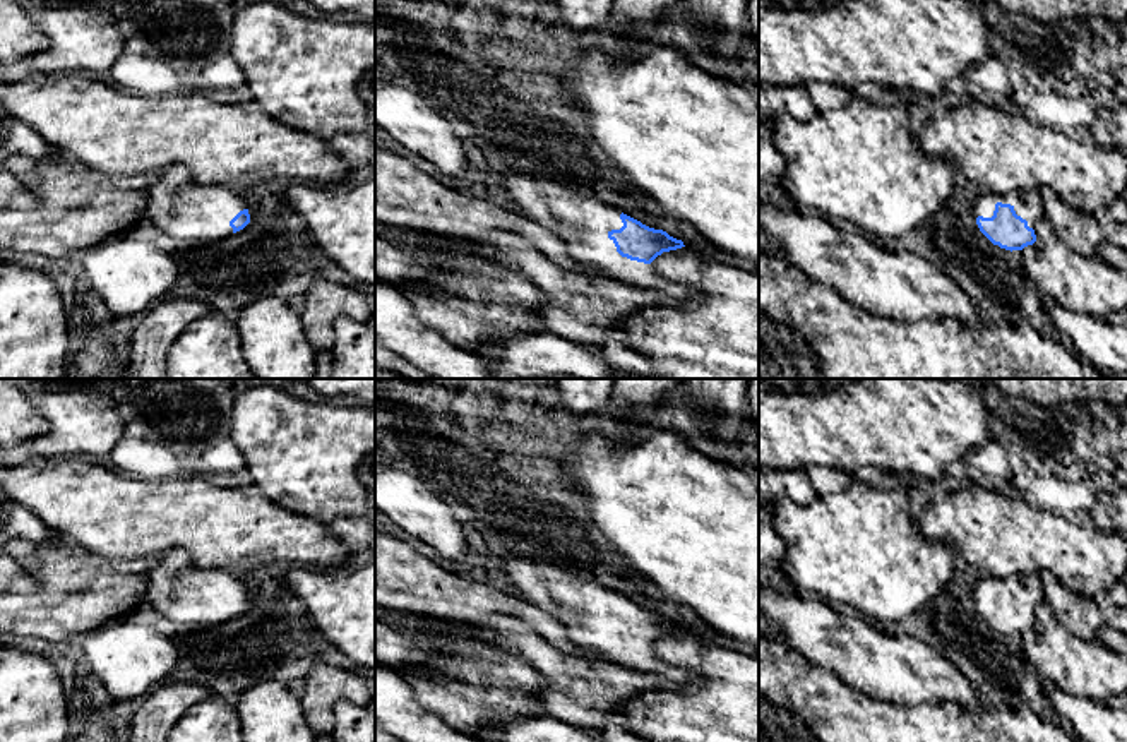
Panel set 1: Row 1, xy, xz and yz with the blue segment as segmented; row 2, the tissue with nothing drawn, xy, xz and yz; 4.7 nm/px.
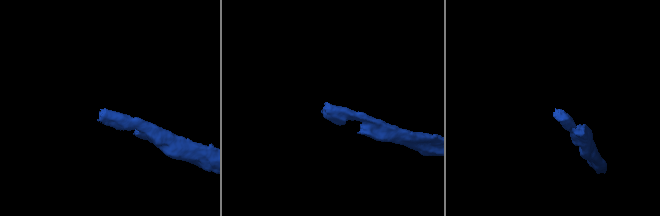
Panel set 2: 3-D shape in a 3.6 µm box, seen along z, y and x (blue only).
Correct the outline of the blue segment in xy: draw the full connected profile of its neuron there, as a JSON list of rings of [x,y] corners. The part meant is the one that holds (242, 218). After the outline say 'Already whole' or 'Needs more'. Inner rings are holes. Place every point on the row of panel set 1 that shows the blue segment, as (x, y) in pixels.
[[[182,163],[161,170],[147,195],[147,221],[171,238],[195,243],[221,242],[243,230],[250,214],[238,190],[204,185]]]. Needs more

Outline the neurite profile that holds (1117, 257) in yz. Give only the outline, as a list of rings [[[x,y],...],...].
[[[1105,240],[1098,248],[1098,255],[1105,262],[1108,262],[1112,267],[1127,274],[1127,250],[1125,248],[1120,248],[1115,243],[1110,243],[1108,240]]]

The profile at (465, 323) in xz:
[[[428,238],[445,252],[445,266],[425,267],[428,281],[399,288],[413,312],[468,351],[490,339],[546,329],[536,317],[550,300],[514,267],[478,259],[452,242]]]

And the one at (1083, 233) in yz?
[[[1052,188],[1040,190],[1045,219],[1053,226],[1057,236],[1074,252],[1098,255],[1105,242],[1101,219],[1067,206]]]

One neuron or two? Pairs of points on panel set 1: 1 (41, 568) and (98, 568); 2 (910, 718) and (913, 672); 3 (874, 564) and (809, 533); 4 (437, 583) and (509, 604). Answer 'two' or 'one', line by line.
1: one
2: two
3: one
4: one

